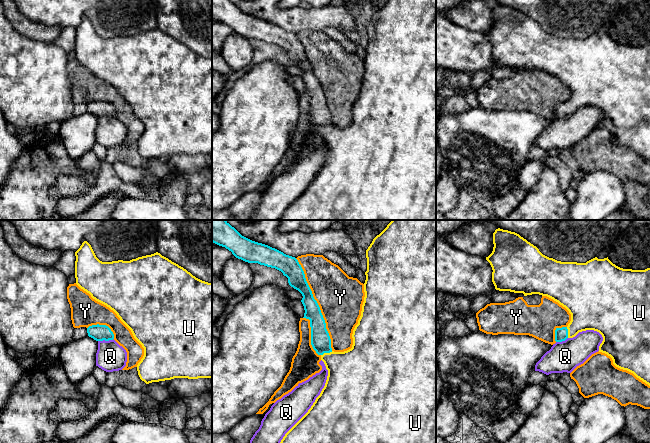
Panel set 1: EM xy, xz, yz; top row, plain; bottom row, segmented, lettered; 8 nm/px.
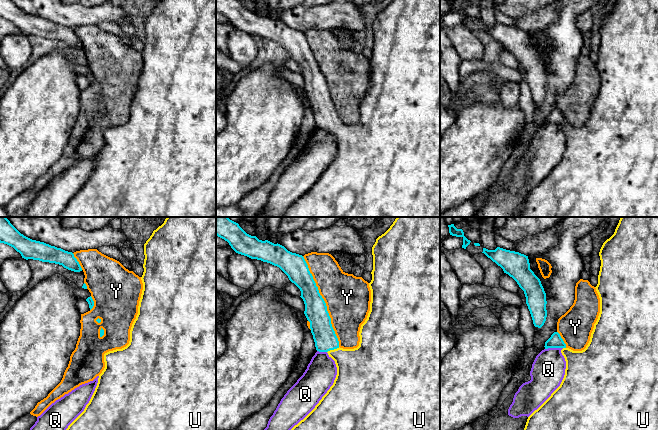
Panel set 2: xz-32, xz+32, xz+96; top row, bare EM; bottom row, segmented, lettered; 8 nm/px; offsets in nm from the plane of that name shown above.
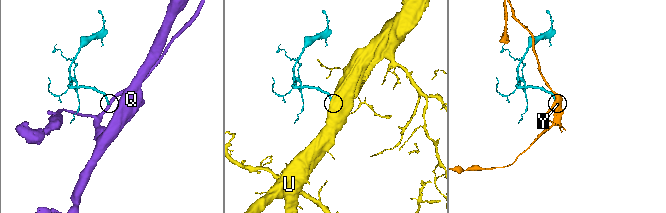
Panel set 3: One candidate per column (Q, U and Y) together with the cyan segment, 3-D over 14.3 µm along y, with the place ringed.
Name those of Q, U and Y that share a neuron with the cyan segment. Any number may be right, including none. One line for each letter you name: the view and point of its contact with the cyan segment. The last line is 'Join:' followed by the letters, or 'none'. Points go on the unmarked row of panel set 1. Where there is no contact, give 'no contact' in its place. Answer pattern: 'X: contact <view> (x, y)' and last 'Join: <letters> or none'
U: contact xz (326, 128)
Join: U

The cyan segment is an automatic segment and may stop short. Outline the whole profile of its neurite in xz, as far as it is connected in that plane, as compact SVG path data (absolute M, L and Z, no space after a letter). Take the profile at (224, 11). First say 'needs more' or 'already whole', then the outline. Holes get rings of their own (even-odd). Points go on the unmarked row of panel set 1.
needs more; M212 0L212 18L225 23L232 30L245 38L258 39L275 44L288 54L291 63L298 66L303 74L304 93L310 96L311 121L328 146L328 152L324 164L308 188L285 210L280 220L436 220L436 0L388 0L377 11L366 26L367 47L364 59L364 78L361 92L352 110L352 124L344 128L334 128L331 124L331 115L326 105L326 99L317 77L306 57L304 47L295 33L268 21L252 17L242 12L230 0Z

